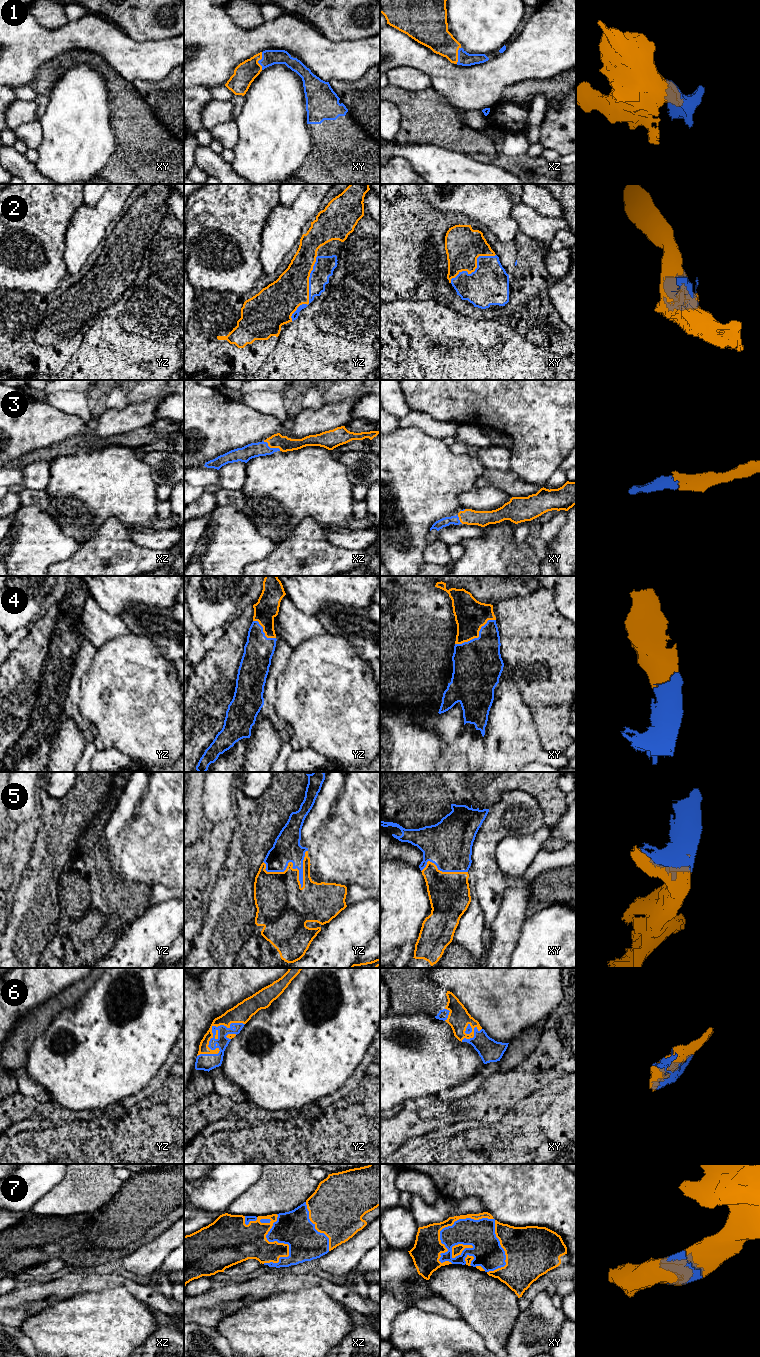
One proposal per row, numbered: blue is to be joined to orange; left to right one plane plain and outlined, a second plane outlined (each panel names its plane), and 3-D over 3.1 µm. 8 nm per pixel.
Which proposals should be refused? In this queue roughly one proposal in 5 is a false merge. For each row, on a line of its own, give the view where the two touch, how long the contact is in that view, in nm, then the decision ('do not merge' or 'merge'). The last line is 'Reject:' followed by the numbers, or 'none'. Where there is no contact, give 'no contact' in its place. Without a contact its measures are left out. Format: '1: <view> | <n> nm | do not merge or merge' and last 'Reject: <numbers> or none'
1: xy | 140 nm | merge
2: yz | 550 nm | merge
3: xz | 160 nm | merge
4: xy | 380 nm | merge
5: yz | 380 nm | merge
6: yz | 460 nm | merge
7: xy | 600 nm | merge
Reject: none

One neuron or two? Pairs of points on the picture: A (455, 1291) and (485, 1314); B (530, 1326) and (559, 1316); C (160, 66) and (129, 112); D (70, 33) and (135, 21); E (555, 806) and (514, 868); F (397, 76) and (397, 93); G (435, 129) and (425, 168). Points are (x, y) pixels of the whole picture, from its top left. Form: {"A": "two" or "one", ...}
{"A": "one", "B": "one", "C": "two", "D": "two", "E": "two", "F": "two", "G": "two"}

